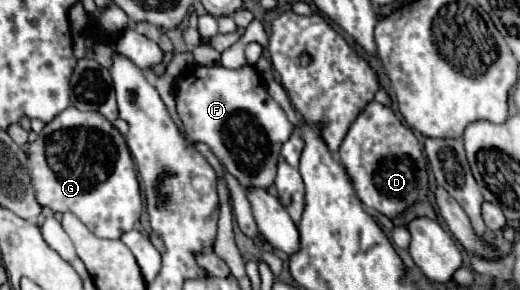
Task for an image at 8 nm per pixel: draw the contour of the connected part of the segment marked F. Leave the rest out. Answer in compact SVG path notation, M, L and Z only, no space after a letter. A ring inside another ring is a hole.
M197 65L183 79L177 79L175 103L189 139L207 143L243 187L269 187L275 181L279 151L293 133L293 125L267 93L253 65L239 69Z

